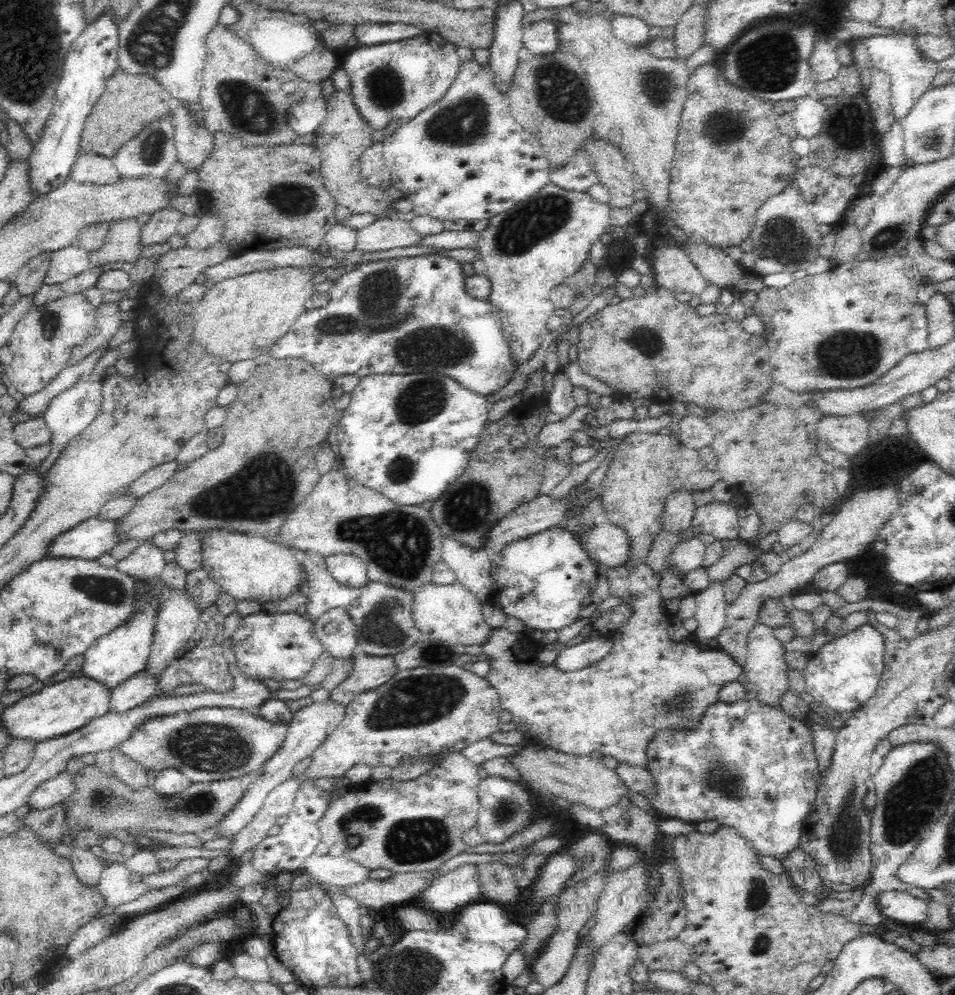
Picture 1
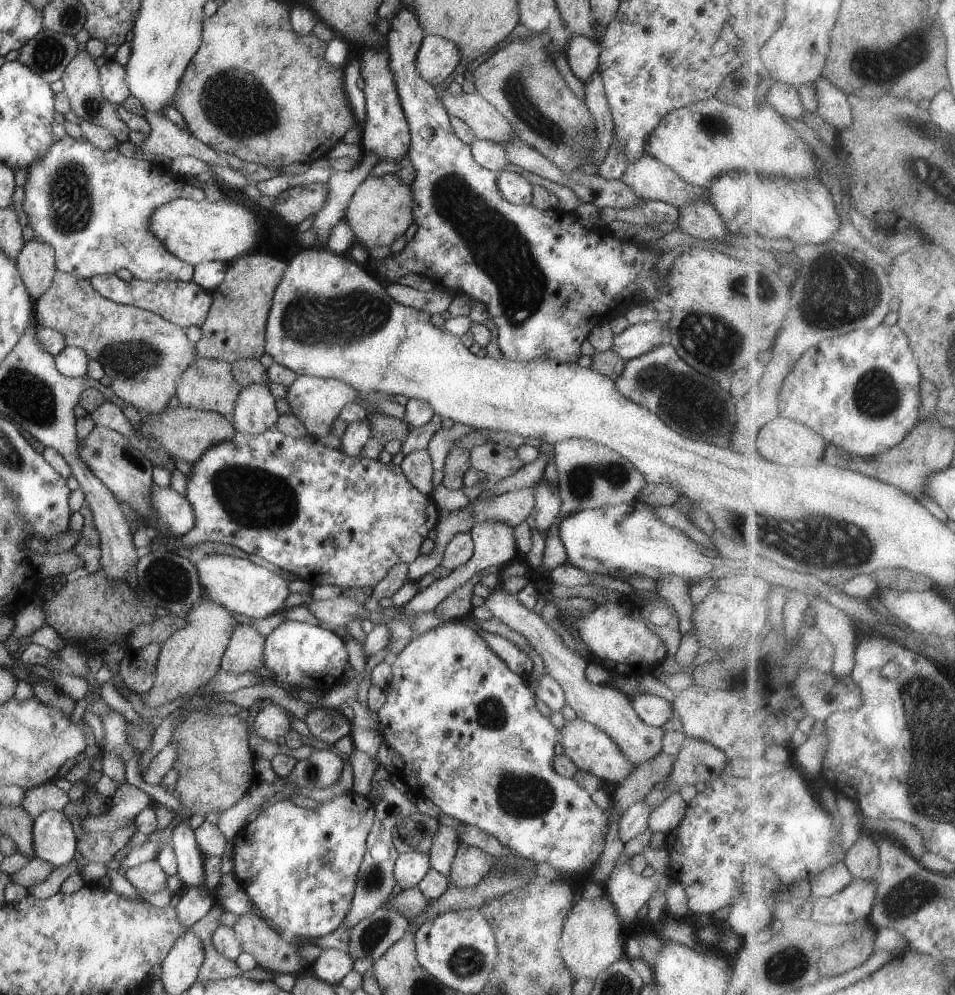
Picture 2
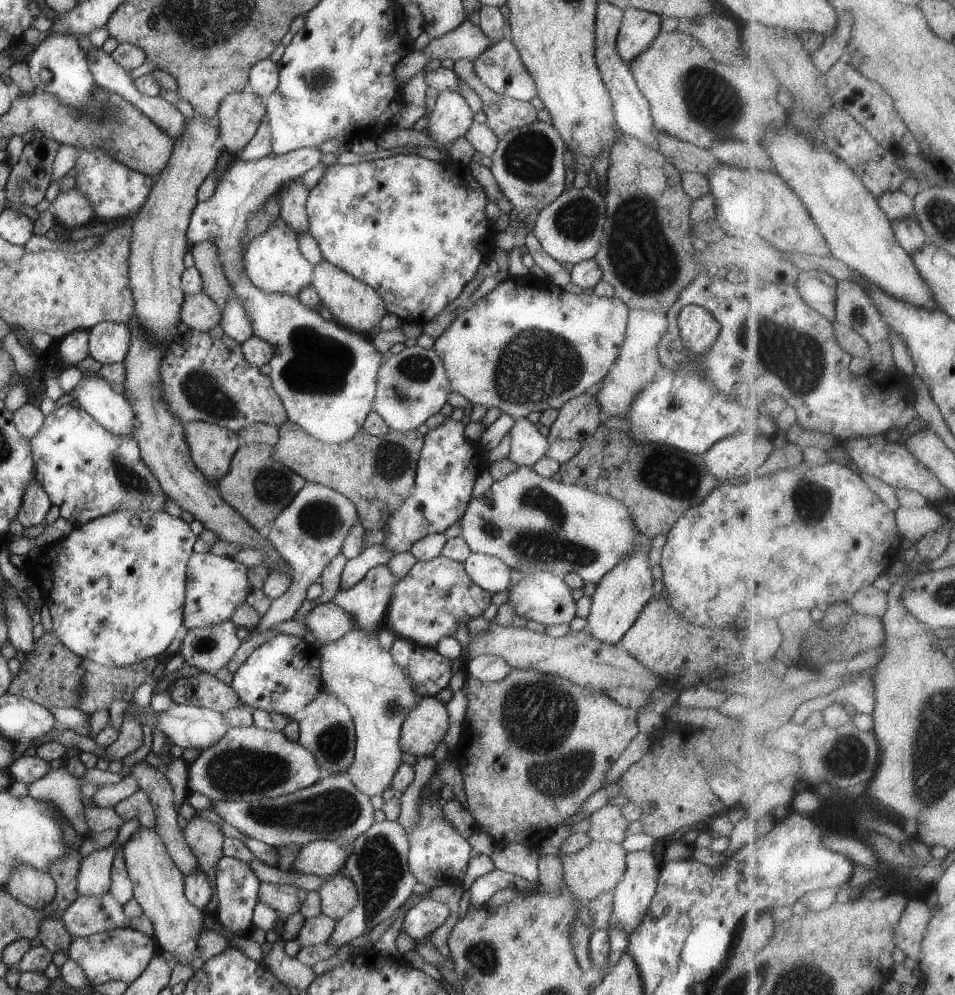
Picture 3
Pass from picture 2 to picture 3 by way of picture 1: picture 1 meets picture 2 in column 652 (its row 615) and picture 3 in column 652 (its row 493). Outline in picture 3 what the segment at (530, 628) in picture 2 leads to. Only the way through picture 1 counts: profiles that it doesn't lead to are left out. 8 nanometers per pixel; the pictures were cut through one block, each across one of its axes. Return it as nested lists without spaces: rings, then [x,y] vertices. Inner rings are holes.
[[[652,850],[627,852],[625,857],[626,871],[621,882],[614,888],[611,895],[613,898],[613,910],[610,916],[609,925],[625,931],[628,936],[638,929],[638,926],[648,915],[648,908],[657,890],[657,881],[660,868]]]

